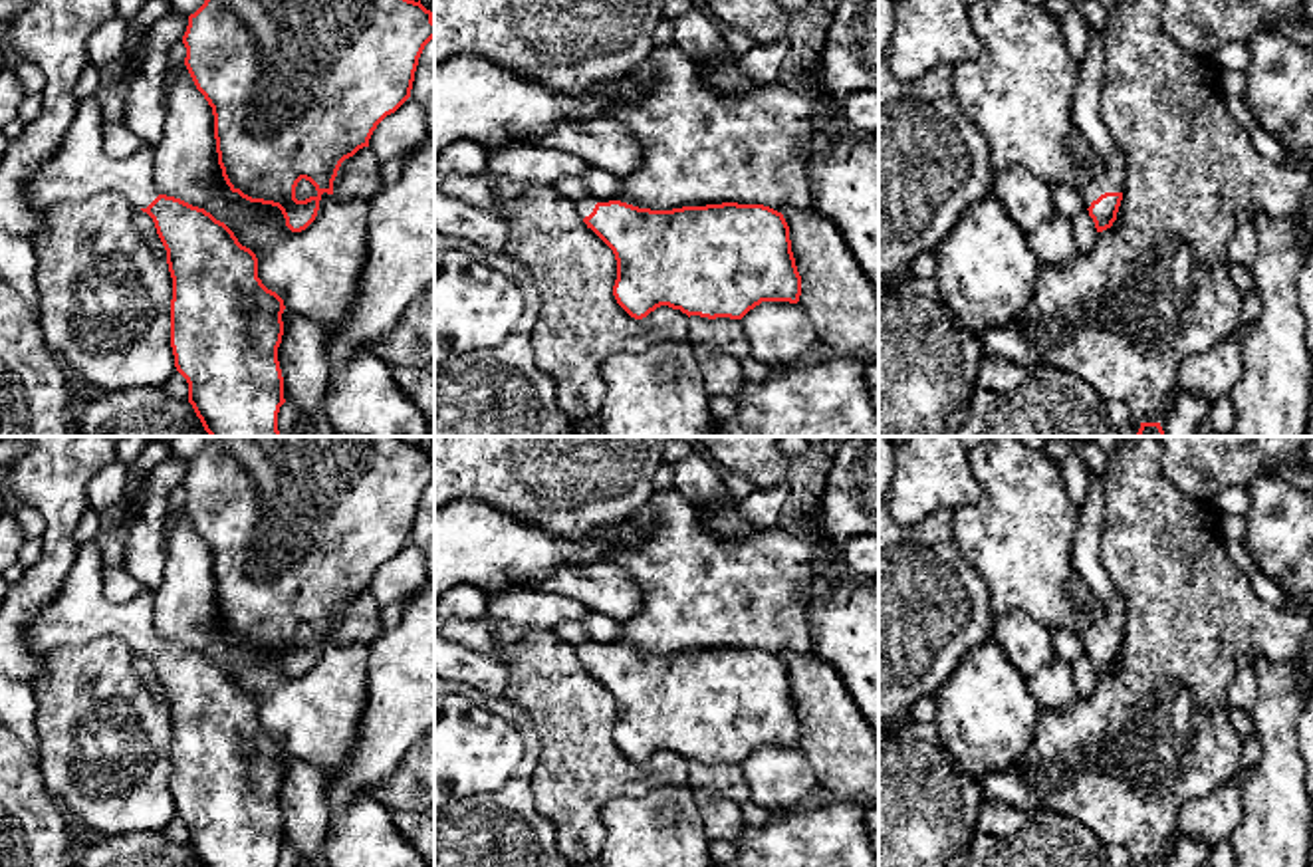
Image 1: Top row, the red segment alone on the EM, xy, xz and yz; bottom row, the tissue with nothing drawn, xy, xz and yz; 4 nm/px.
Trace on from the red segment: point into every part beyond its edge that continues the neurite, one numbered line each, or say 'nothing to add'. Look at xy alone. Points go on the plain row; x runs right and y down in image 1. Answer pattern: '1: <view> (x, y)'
1: xy (80, 612)

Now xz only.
1: xz (584, 651)

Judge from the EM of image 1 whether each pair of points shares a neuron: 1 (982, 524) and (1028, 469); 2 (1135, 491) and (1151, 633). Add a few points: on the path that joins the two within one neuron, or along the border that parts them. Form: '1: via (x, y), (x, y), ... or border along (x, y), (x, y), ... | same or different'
1: via (996, 510), (1024, 483) | same
2: via (1149, 526), (1151, 598) | same

